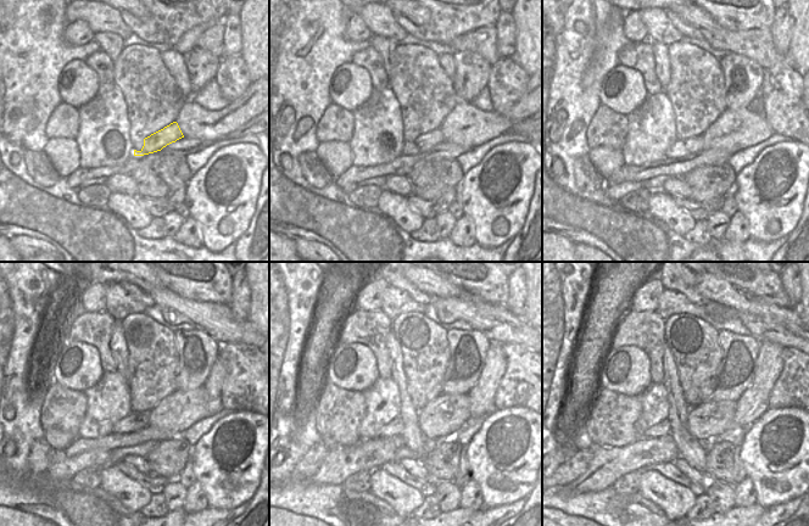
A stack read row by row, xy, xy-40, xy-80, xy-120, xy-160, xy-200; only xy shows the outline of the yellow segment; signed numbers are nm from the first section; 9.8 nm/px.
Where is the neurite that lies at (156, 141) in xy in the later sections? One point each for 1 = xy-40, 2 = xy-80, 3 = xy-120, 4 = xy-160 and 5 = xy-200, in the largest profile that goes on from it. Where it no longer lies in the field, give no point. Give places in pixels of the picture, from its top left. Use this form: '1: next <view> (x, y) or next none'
1: next xy-40 (425, 141)
2: next xy-80 (680, 149)
3: next xy-120 (133, 421)
4: next xy-160 (392, 429)
5: next xy-200 (664, 427)

